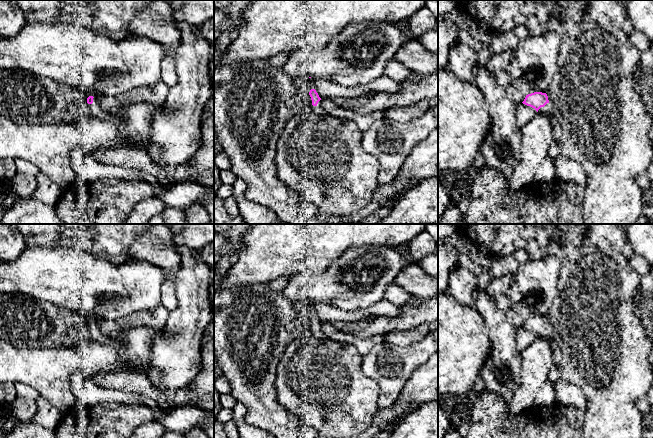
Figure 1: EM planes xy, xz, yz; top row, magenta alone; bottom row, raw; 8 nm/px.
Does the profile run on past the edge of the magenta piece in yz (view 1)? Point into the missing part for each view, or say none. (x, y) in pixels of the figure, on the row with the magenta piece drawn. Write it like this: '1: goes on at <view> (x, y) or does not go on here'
1: goes on at yz (547, 110)

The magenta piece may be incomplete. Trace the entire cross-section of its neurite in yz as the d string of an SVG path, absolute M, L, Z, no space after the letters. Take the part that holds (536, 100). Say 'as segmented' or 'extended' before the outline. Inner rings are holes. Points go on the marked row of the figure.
extended; M534 92L526 95L523 104L534 108L537 112L547 116L548 118L554 115L551 100L546 93Z

